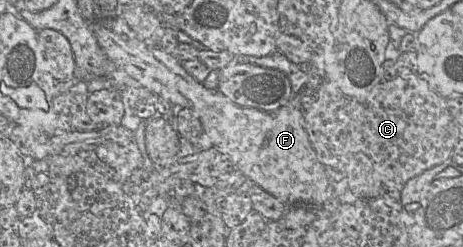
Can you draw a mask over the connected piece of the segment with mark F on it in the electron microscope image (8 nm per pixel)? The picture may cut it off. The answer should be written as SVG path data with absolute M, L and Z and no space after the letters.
M120 17L106 18L89 23L96 40L104 54L113 62L119 72L124 72L143 87L154 92L173 106L191 110L201 121L205 134L212 147L226 154L235 166L252 184L255 184L286 204L305 204L321 209L322 194L330 181L325 166L319 161L308 134L304 128L301 100L317 91L322 76L311 78L293 96L288 77L281 71L257 66L253 63L237 63L236 58L219 70L218 89L207 89L196 81L172 54L148 46L140 40L126 21Z

